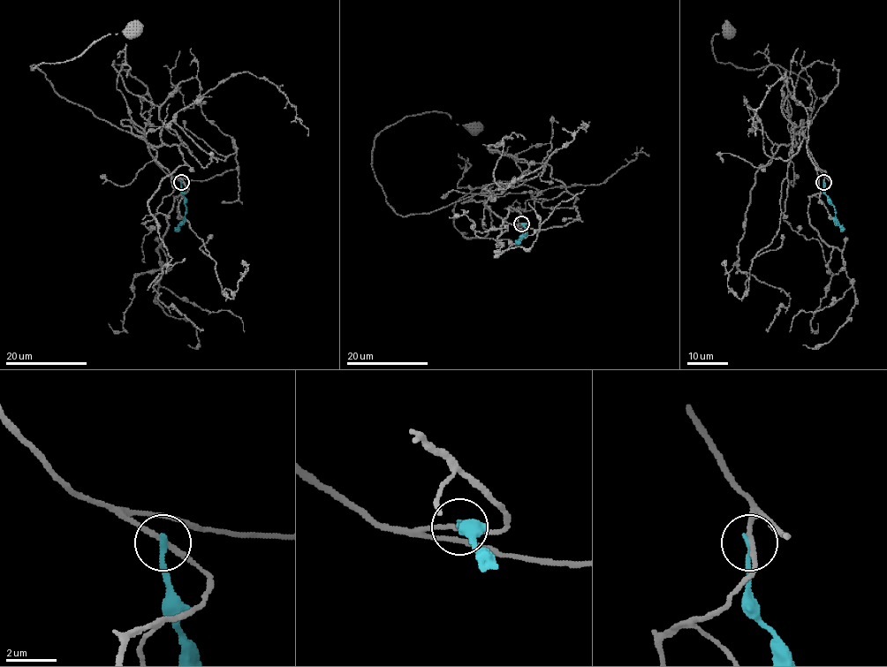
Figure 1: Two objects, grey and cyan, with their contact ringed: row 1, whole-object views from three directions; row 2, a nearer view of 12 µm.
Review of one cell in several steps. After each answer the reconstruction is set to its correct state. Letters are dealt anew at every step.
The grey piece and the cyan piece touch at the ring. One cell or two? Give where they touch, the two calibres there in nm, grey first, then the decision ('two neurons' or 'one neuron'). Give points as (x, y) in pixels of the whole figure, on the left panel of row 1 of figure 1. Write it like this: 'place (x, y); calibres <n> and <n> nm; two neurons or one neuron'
place (181, 182); calibres 190 and 240 nm; two neurons

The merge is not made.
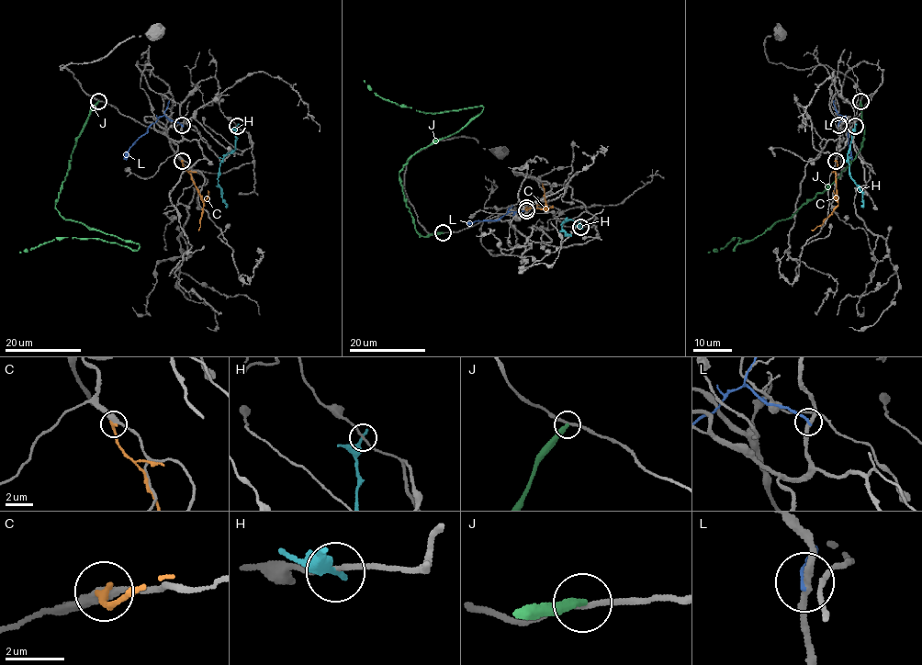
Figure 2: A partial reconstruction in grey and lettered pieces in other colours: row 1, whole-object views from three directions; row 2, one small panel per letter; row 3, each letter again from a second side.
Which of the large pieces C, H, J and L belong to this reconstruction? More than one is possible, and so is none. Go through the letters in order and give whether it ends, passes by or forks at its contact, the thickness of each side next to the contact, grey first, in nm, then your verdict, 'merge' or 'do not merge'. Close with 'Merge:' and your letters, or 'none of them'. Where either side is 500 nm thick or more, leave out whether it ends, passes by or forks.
C: it ends there; 340 nm thick on the grey side, 240 nm on the other; do not merge
H: it ends there; 150 nm thick on the grey side, 320 nm on the other; do not merge
J: it ends there; 190 nm thick on the grey side, 320 nm on the other; do not merge
L: it ends there; 240 nm thick on the grey side, 180 nm on the other; do not merge
Merge: none of them

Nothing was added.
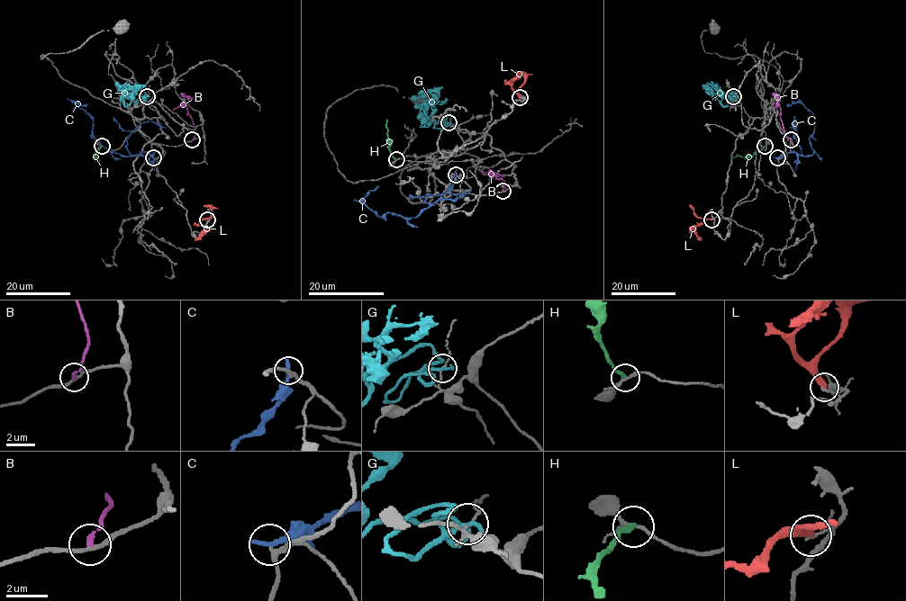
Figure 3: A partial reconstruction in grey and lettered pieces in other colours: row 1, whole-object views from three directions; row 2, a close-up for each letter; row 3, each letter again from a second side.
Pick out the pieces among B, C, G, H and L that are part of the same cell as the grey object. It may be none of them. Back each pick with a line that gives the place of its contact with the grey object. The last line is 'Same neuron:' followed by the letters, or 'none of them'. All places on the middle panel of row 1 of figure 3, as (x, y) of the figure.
Same neuron: none of them

